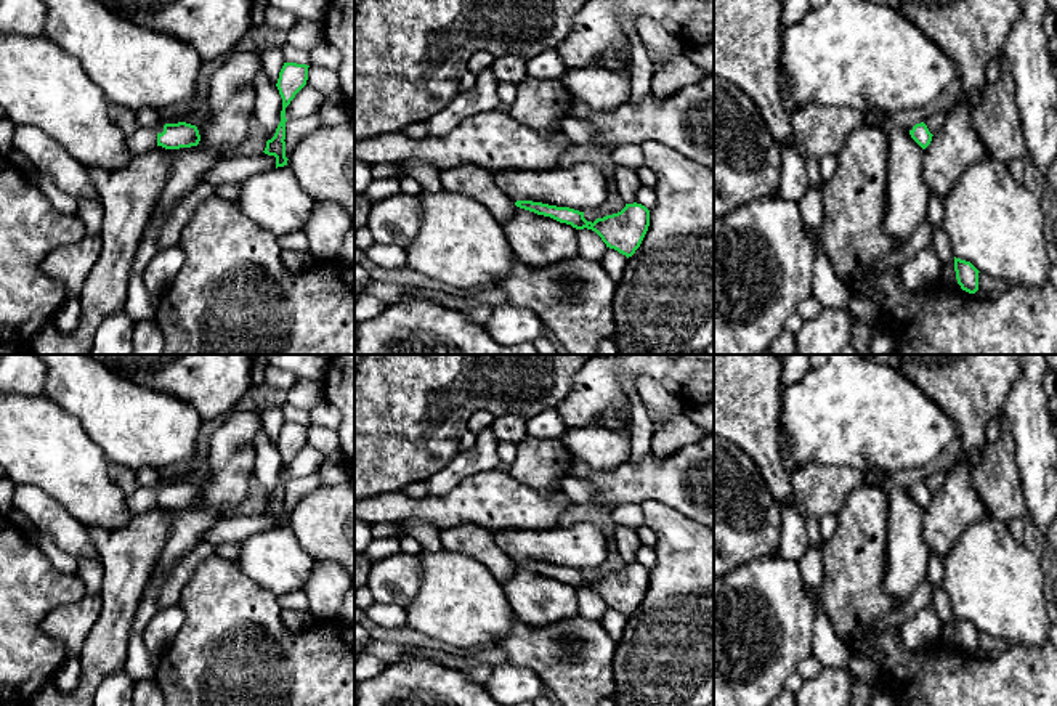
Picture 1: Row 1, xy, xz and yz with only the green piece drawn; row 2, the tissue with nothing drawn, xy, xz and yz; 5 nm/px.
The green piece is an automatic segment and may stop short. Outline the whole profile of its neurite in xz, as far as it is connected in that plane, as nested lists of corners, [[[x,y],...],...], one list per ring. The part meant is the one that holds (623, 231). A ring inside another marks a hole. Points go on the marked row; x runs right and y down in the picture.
[[[516,201],[515,205],[571,225],[576,229],[592,229],[601,237],[606,247],[618,250],[627,258],[640,247],[650,226],[650,210],[637,202],[626,204],[621,212],[597,218],[593,223],[584,218],[584,212],[569,207],[557,207],[533,201]]]

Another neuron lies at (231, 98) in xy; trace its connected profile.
[[[231,50],[220,61],[210,79],[210,91],[207,96],[209,114],[202,122],[194,124],[199,130],[200,141],[197,146],[168,151],[172,175],[167,178],[152,217],[167,220],[178,204],[202,183],[205,172],[212,165],[229,154],[239,154],[237,149],[247,140],[249,127],[253,119],[253,79],[261,69],[261,55],[257,51]]]

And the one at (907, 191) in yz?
[[[892,128],[887,138],[884,229],[893,241],[906,242],[925,218],[930,199],[930,191],[922,175],[924,149],[905,128]]]

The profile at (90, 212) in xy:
[[[77,197],[79,212],[77,217],[87,228],[87,236],[99,236],[103,229],[104,209],[101,201],[91,201],[87,197]]]

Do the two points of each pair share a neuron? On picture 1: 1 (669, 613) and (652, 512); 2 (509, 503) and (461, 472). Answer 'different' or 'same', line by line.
1: same
2: different

